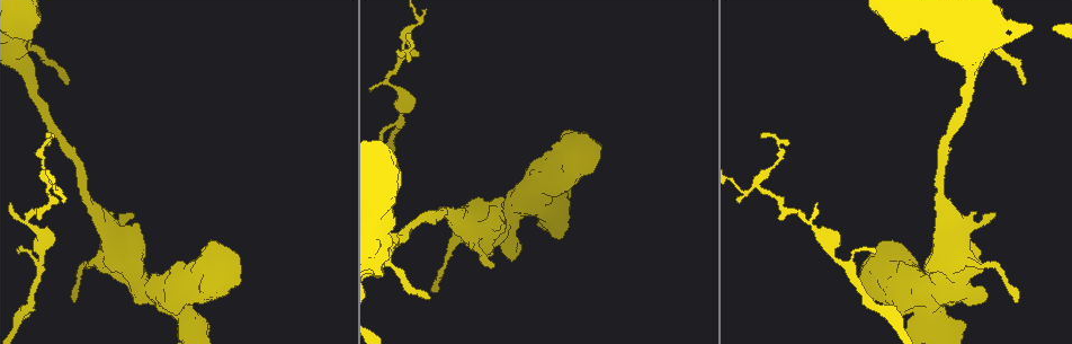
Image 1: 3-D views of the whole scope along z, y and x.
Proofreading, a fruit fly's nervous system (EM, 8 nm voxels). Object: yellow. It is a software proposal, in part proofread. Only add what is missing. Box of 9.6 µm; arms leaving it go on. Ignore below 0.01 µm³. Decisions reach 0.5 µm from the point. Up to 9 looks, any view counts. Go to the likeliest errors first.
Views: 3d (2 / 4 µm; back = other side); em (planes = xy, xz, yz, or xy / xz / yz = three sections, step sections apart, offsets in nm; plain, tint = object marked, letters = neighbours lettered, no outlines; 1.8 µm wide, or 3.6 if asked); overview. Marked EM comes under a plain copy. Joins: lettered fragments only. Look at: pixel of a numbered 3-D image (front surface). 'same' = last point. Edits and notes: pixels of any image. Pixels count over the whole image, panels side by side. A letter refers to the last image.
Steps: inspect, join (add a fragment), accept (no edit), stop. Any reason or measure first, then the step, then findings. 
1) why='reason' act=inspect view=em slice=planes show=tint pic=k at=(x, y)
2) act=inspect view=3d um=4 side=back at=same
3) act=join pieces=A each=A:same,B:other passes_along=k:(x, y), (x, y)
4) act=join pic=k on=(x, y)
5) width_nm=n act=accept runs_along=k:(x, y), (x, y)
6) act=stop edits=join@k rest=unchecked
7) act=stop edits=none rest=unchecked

why='branch stops here' act=inspect view=em slice=xz step=8 show=tint pic=1 at=(67, 82)

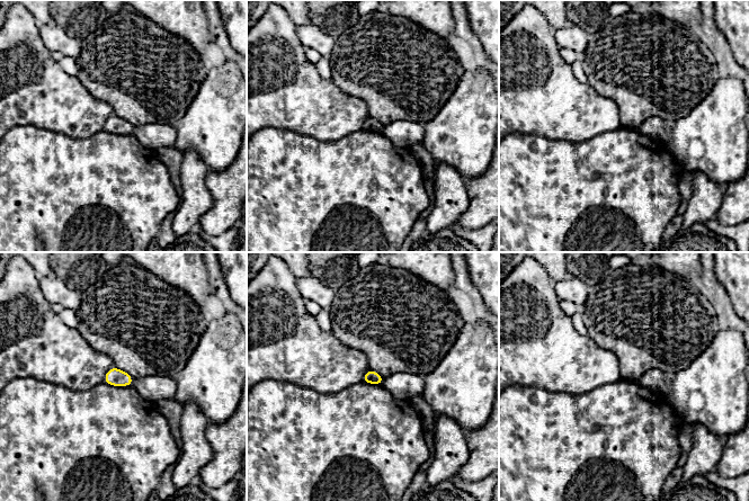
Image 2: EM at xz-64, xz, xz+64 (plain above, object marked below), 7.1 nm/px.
act=inspect view=em slice=planes show=letters at=same

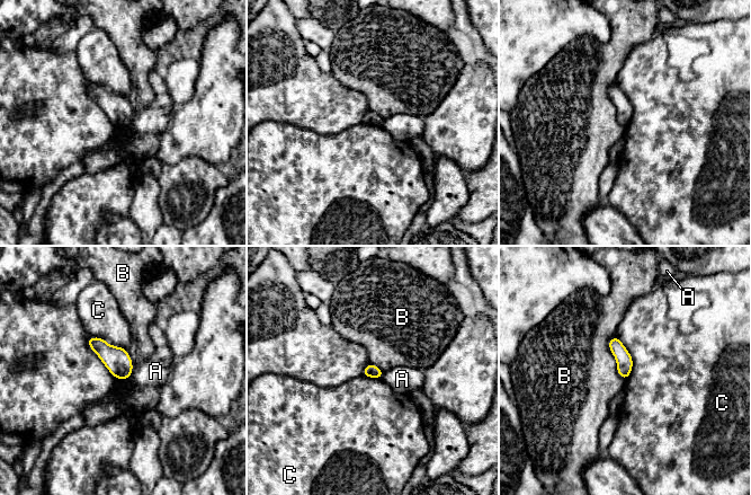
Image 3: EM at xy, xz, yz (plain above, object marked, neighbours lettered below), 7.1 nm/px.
act=accept each=A:other,B:other,C:other found='no lettered fragment goes on from it'

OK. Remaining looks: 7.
why='an open end' act=inspect view=em slice=planes show=letters pic=1 at=(17, 251)

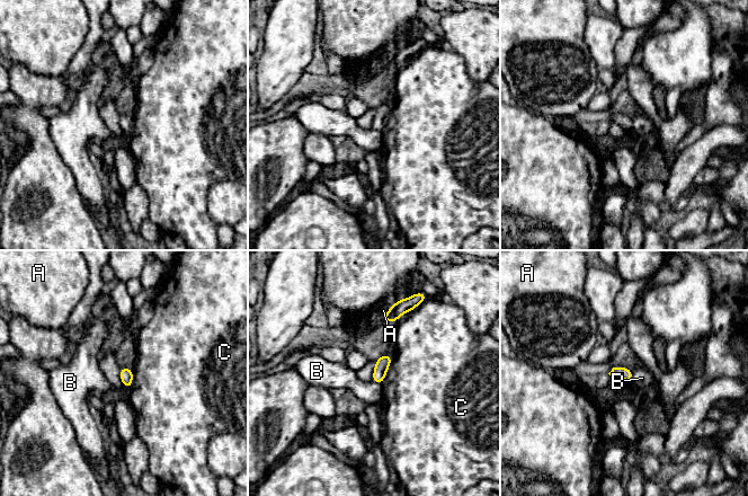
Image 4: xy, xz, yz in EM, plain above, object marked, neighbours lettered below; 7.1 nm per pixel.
act=accept each=A:other,B:other,C:other border=4:(632, 371), (632, 380), (629, 383) found='none of them fits'

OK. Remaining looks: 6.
why='free end' act=inspect view=em slice=xz step=8 show=tint pic=1 at=(132, 215)

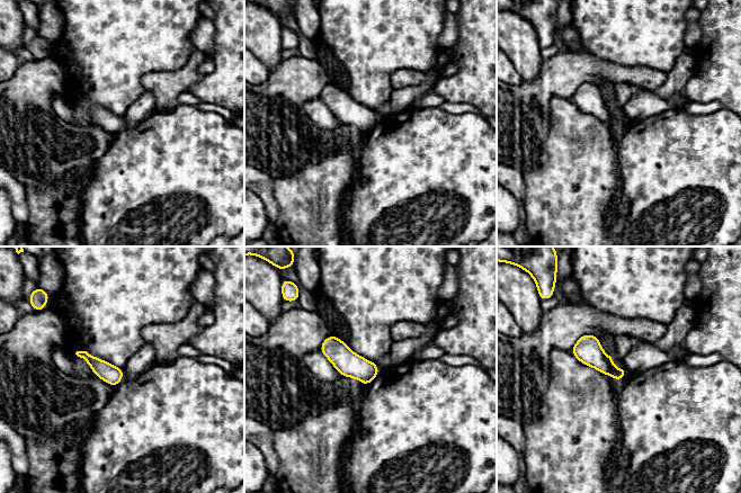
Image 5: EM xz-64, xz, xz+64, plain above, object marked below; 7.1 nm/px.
why='another direction' act=inspect view=em slice=planes show=letters at=same

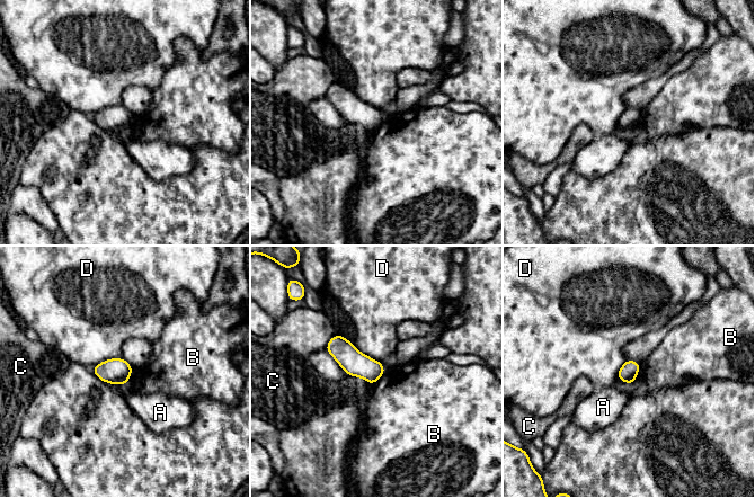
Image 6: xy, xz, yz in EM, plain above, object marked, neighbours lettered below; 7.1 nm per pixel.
width_nm=140 act=accept each=A:other,B:other,C:other,D:other border=6:(640, 363), (638, 375), (632, 383) found='no lettered fragment goes on from it'

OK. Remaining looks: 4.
act=inspect view=3d um=2 pic=1 at=(760, 185)

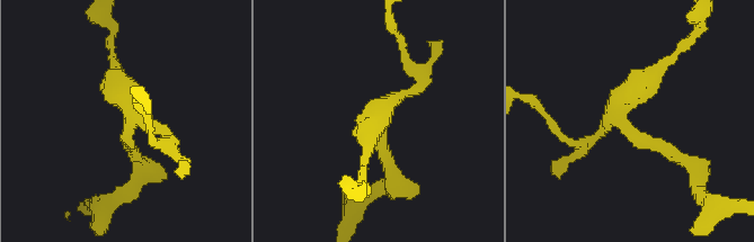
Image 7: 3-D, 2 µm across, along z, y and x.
act=inspect view=em slice=planes show=letters pic=7 at=(131, 121)

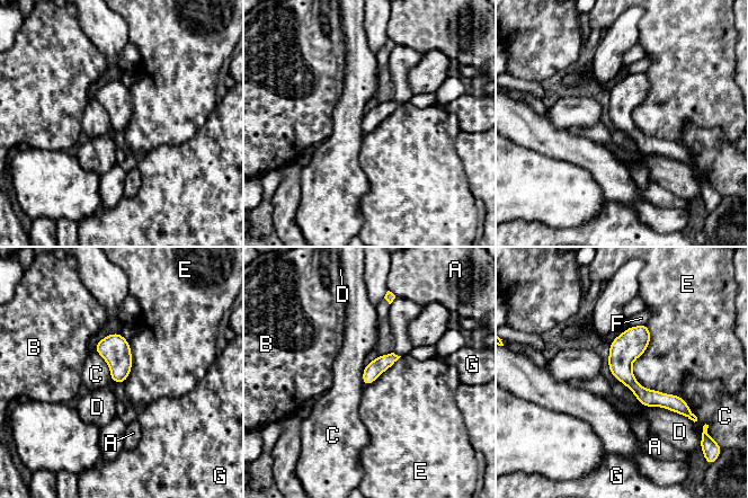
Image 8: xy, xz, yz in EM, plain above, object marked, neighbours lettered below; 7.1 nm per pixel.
act=accept each=A:other,B:other,C:other,D:other,E:other,F:other,G:other border=8:(94, 349), (106, 363), (112, 380) found='no lettered fragment goes on from it'

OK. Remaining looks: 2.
act=stop edits=none rest=unchecked

